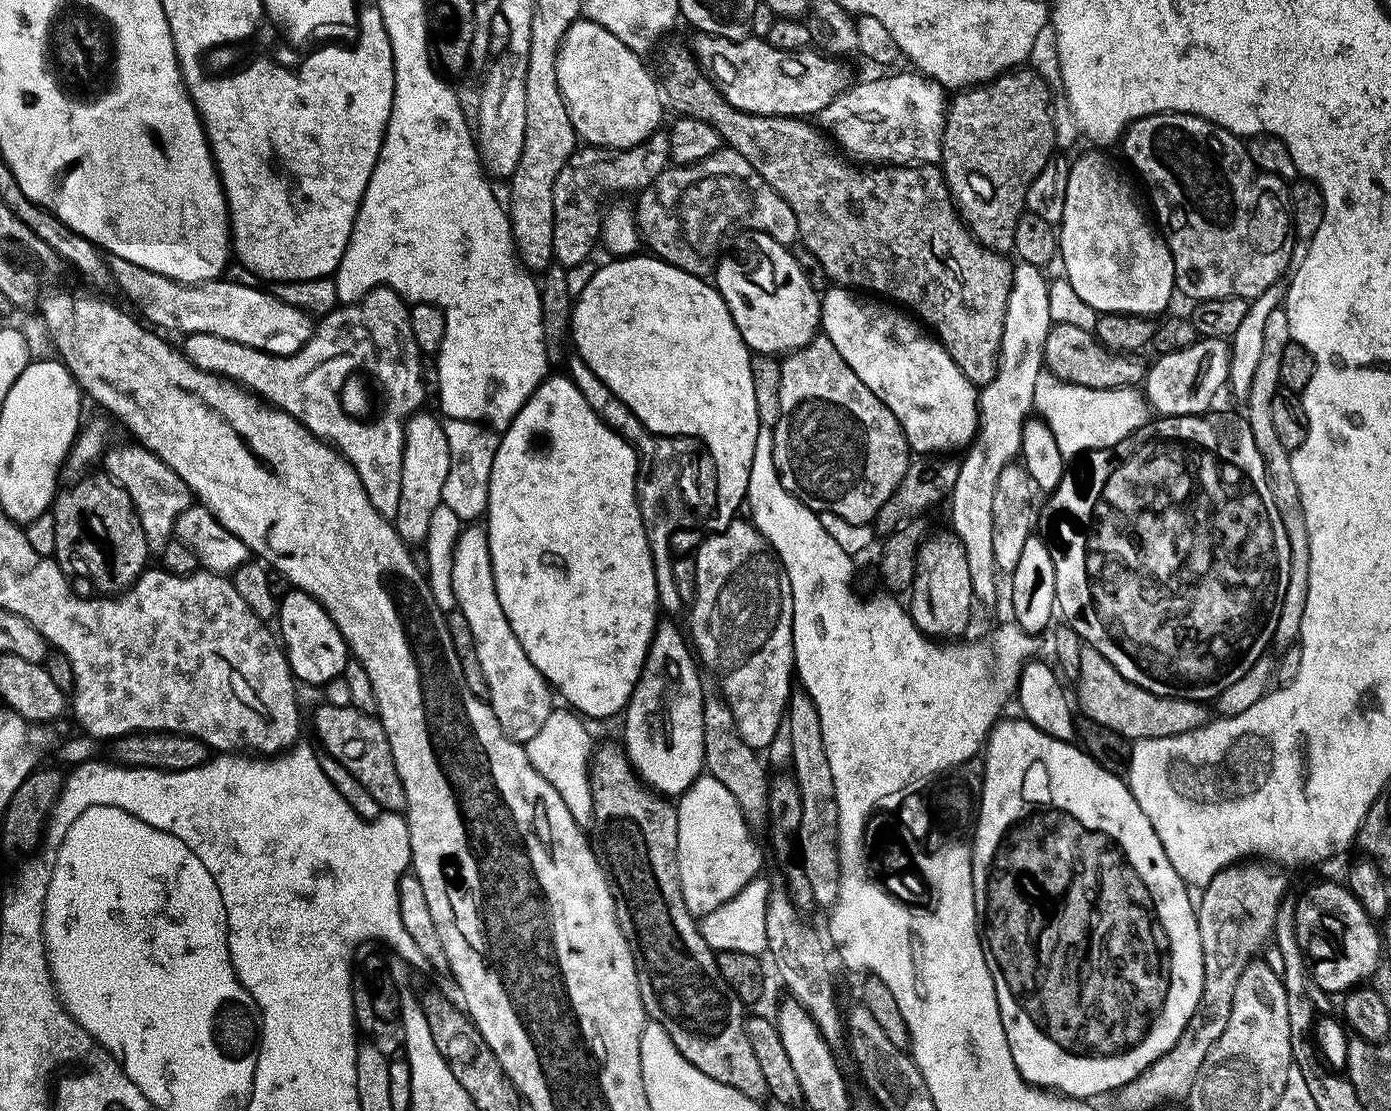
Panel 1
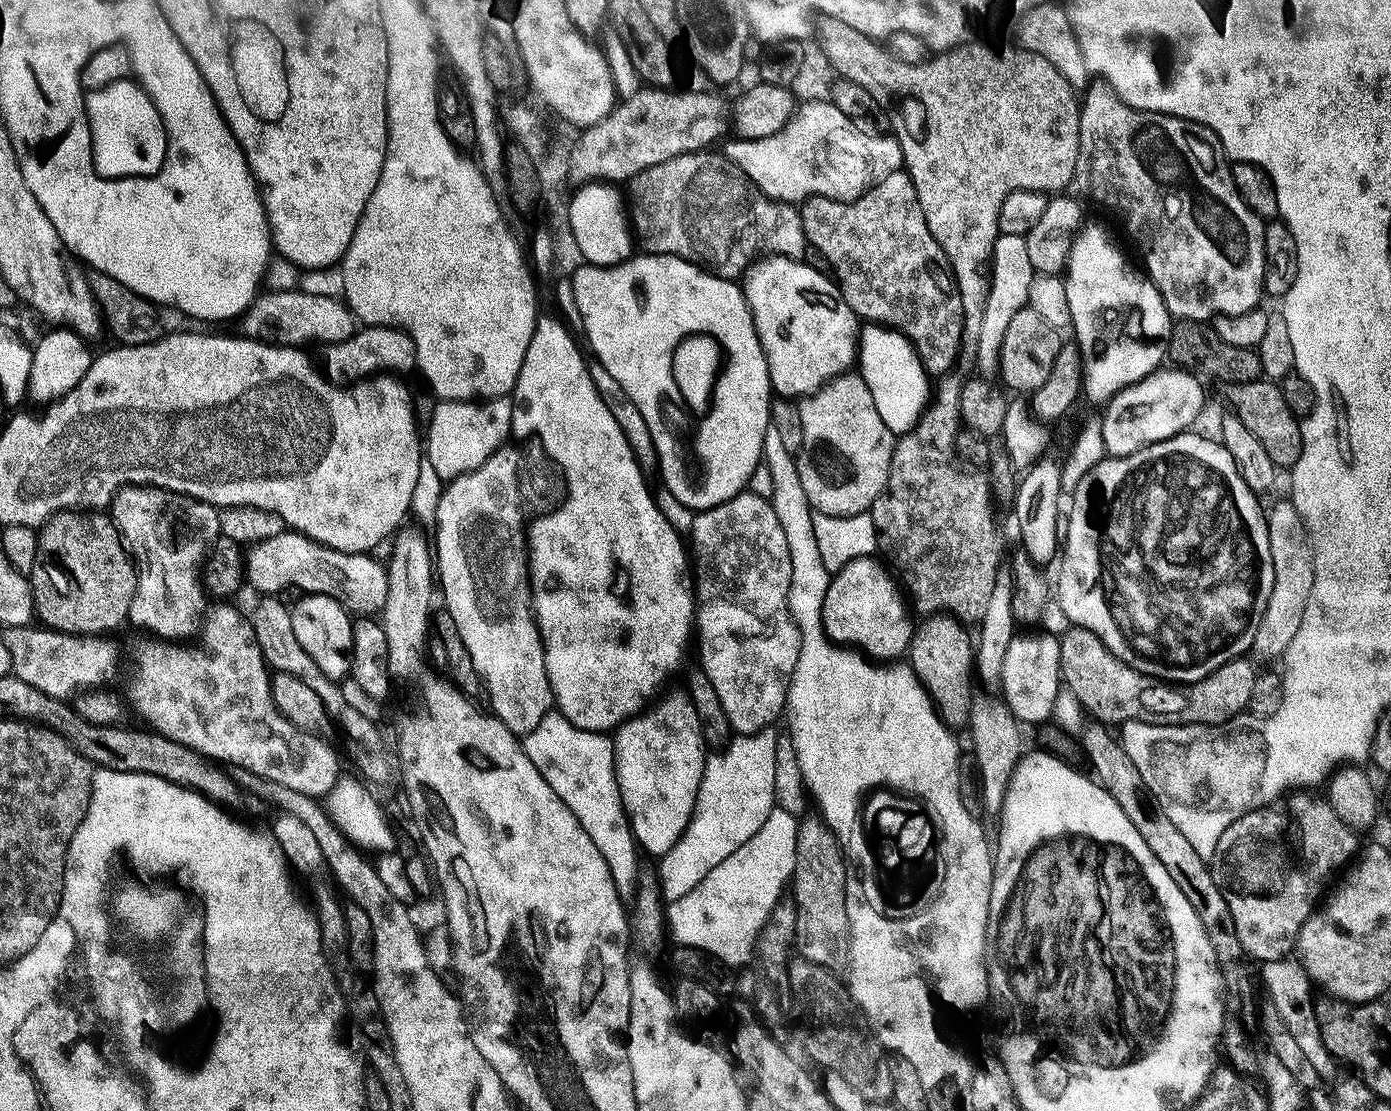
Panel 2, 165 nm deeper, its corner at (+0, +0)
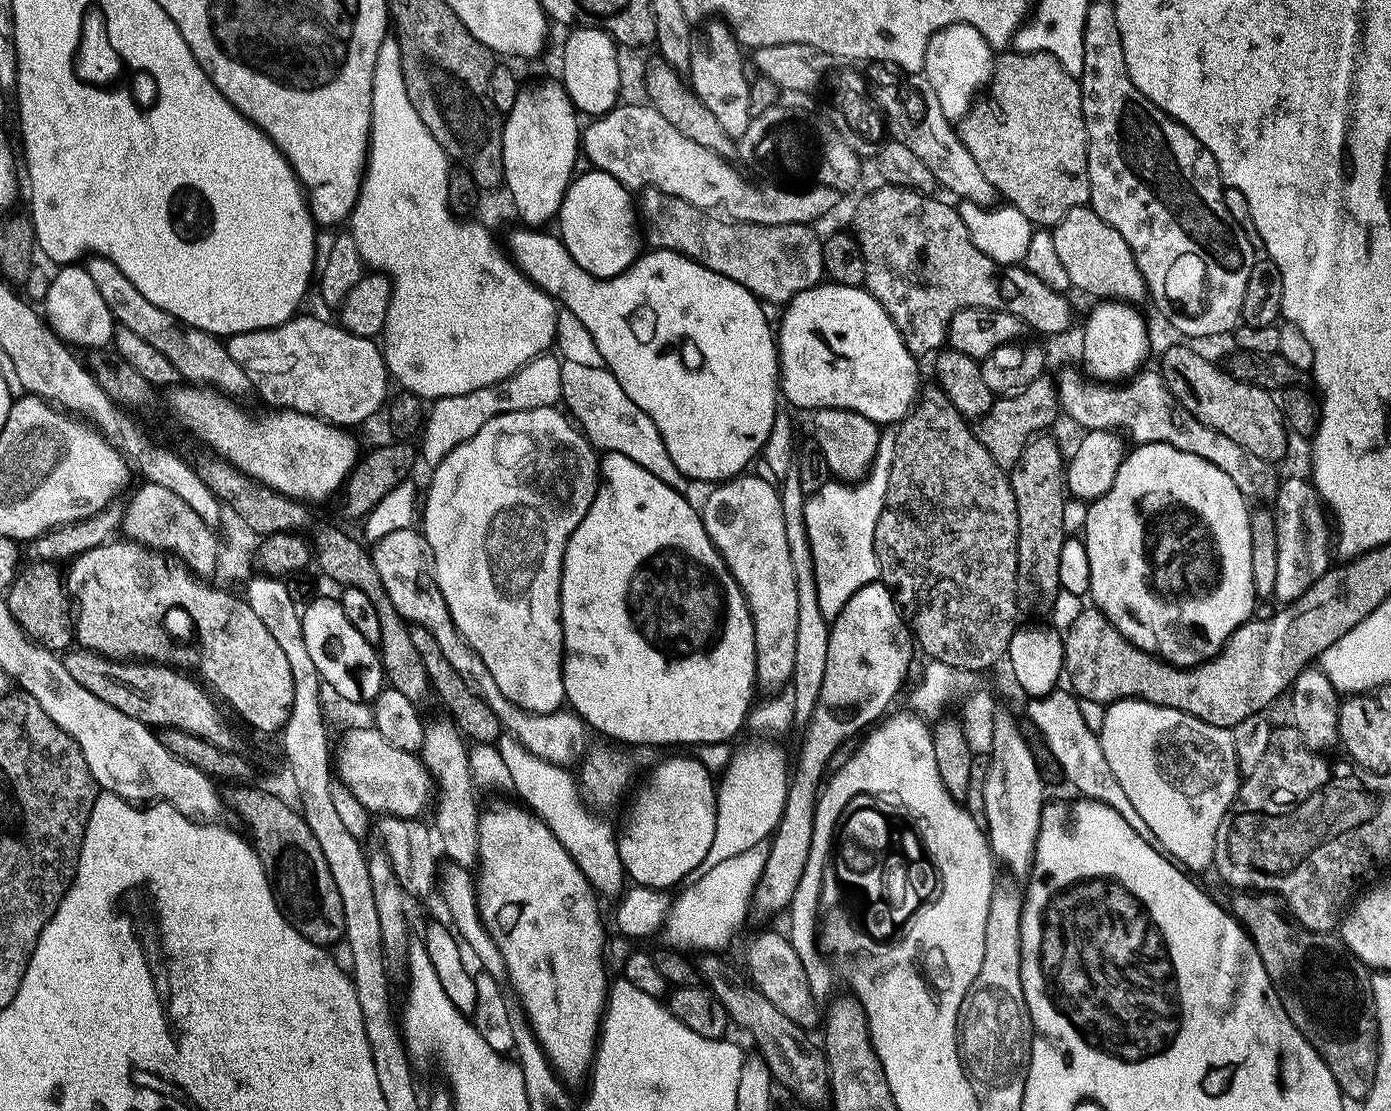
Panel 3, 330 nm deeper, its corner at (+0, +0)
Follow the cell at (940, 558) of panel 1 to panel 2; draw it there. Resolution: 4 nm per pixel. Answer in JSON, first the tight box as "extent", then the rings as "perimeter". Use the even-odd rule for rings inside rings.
{"extent":[910,616,978,730],"perimeter":[[[930,616],[923,621],[924,625],[915,629],[910,649],[910,666],[915,669],[917,676],[928,689],[941,720],[953,730],[967,729],[972,719],[972,702],[978,685],[977,649],[974,647],[974,636],[969,629],[953,616]]]}

